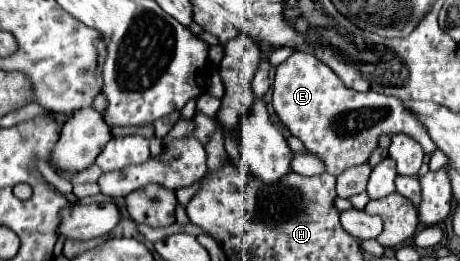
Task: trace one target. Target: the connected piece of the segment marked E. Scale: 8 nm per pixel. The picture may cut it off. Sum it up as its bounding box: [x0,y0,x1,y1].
[273,52,437,176]

